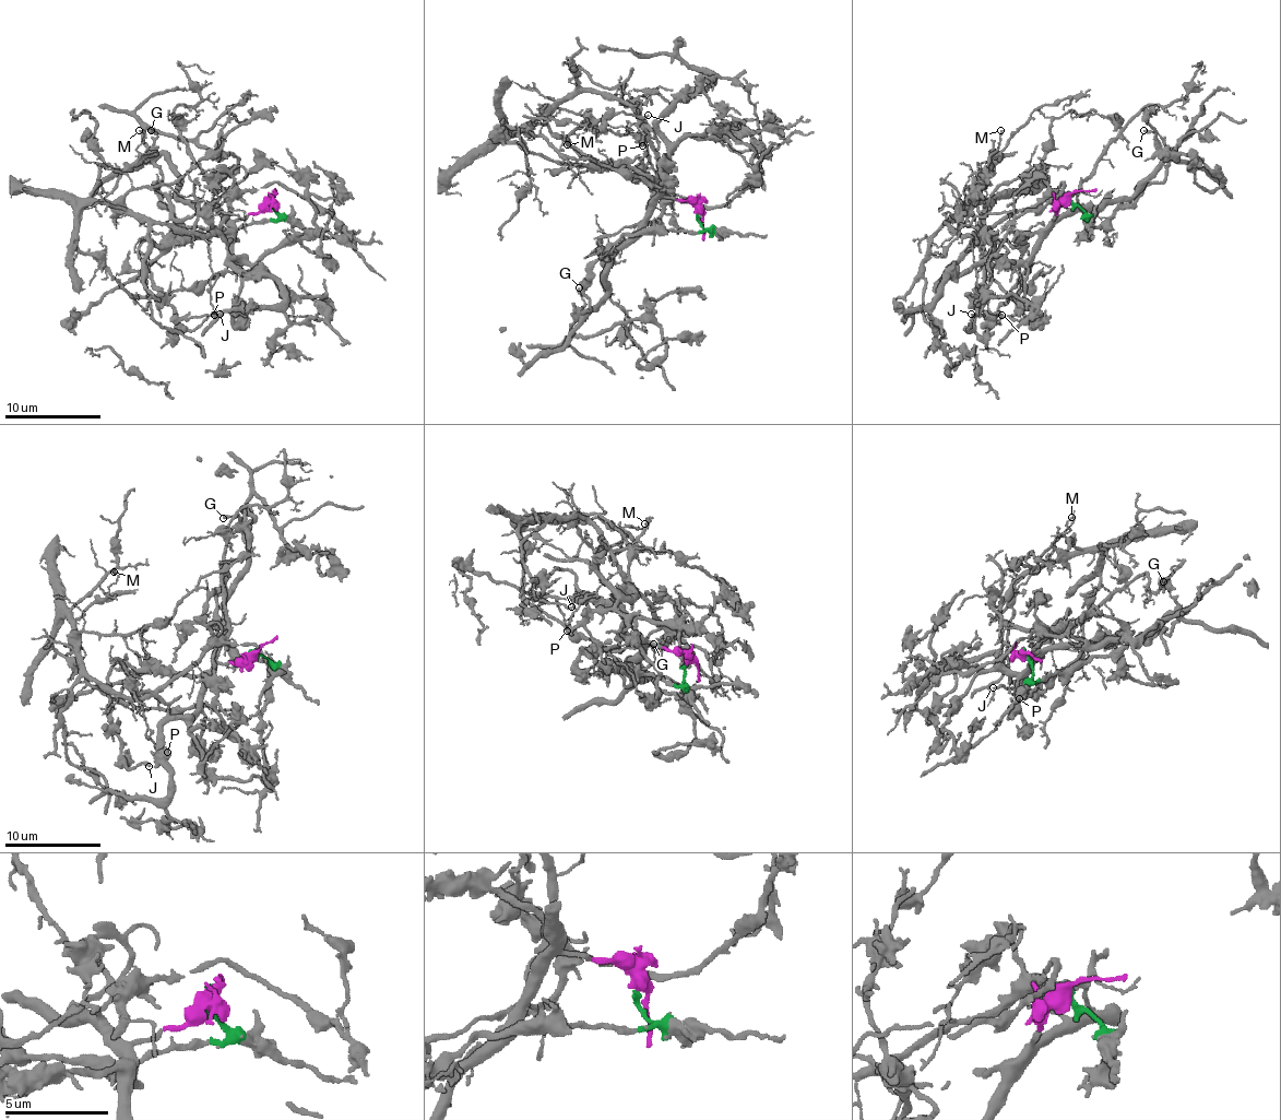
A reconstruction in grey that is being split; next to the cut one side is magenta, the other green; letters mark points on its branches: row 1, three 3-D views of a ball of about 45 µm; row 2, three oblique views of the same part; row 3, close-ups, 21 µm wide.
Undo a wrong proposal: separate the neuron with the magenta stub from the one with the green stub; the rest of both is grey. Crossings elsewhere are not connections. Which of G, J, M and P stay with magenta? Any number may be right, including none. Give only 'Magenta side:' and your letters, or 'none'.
Magenta side: J, M, P

